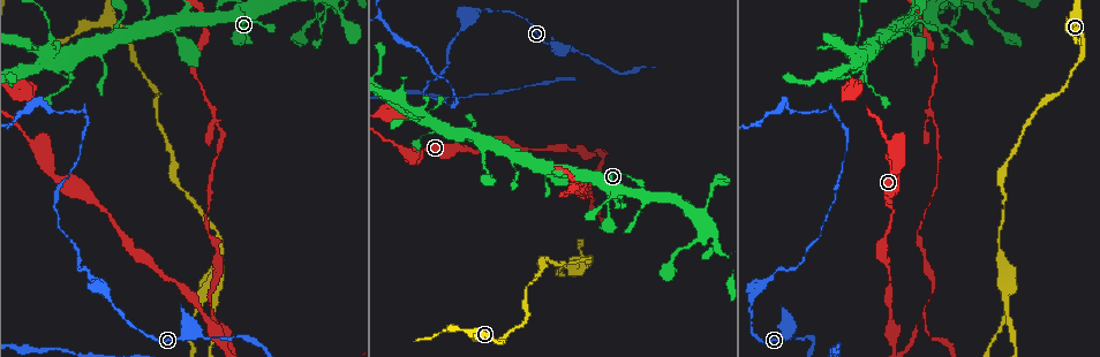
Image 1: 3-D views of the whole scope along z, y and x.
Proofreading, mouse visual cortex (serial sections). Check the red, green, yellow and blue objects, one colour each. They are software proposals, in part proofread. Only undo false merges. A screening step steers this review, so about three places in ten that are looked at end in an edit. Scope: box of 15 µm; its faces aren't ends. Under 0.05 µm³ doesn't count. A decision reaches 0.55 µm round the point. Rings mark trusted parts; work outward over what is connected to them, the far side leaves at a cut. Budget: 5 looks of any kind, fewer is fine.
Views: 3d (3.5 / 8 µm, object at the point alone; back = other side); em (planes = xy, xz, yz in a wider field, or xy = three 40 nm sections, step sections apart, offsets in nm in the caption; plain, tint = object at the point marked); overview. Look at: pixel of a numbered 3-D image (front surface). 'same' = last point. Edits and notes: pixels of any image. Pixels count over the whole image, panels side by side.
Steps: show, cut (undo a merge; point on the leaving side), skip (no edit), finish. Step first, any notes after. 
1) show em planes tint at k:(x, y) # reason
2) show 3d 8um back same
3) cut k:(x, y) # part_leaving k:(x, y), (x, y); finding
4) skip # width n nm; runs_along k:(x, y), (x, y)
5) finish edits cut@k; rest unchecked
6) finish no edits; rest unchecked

show 3d 8um at 1:(830, 108) # sharp bend

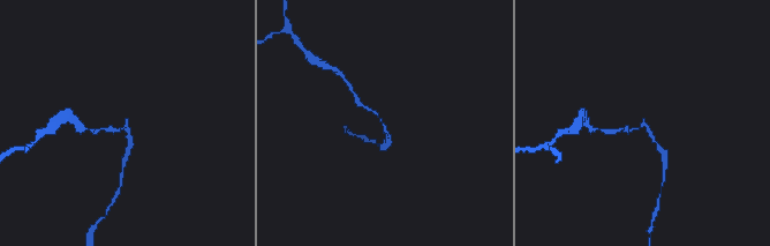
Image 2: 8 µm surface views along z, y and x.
show em xy step 1 tint at 2:(385, 127) # arm_widths 150, 200 nm

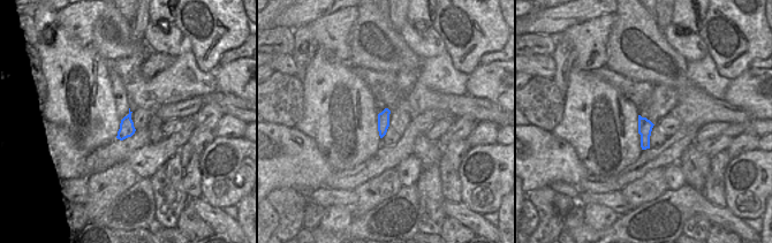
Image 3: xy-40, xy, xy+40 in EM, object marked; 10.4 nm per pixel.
cut 2:(114, 129) # a second cell is stuck on

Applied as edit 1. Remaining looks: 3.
show 3d 3.5um back at 1:(414, 114) # sudden change in width

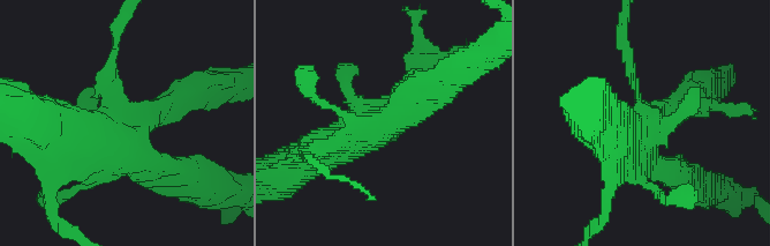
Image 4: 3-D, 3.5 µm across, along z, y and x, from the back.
show em xy step 3 tint at 4:(376, 110) # shape alone is not enough

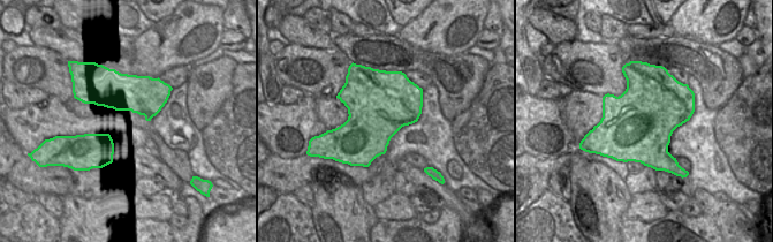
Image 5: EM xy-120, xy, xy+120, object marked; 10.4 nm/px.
skip # all the same cell

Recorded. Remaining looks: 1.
finish edits cut@2; rest unchecked

